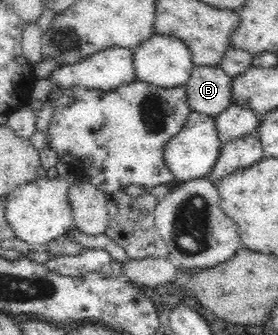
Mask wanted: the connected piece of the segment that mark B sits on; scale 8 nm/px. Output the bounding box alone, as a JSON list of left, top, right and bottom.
[184,66,232,117]

